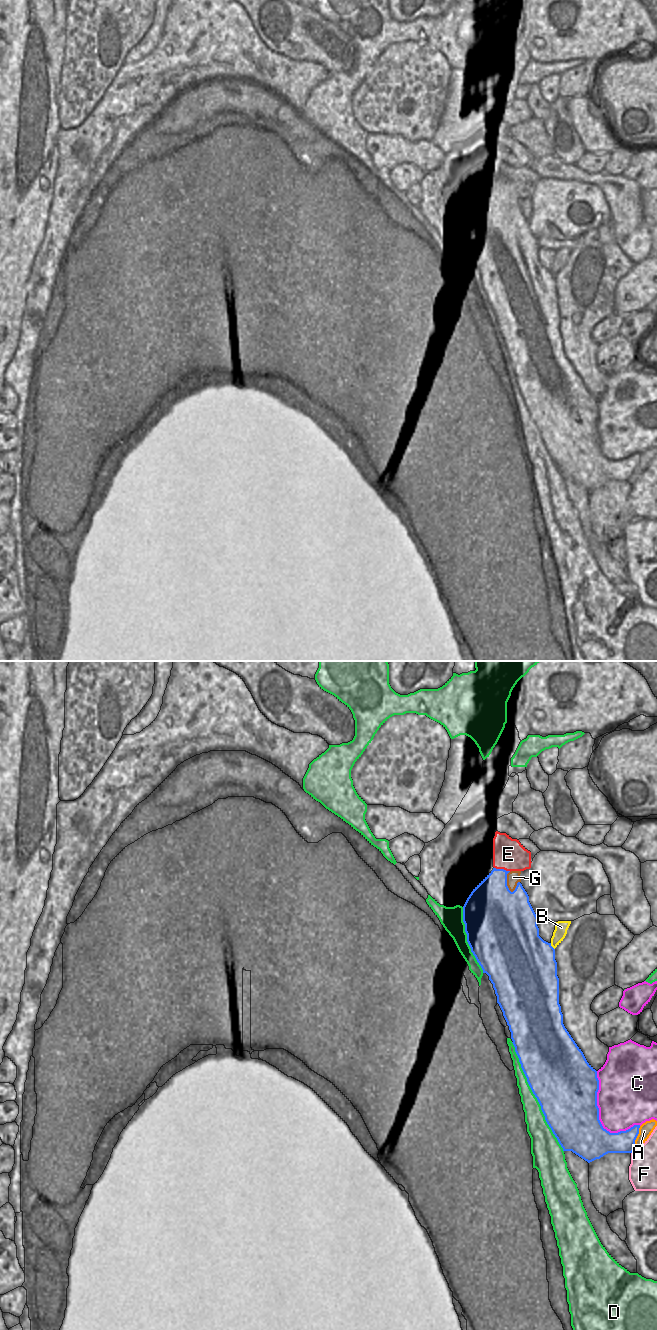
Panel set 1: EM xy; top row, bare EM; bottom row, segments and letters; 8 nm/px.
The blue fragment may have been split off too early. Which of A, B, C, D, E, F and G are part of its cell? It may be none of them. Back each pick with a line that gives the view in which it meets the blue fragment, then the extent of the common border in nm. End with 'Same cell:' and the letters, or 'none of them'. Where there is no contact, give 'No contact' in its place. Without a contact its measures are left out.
Same cell: none of them

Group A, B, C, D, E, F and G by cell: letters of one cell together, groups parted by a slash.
A / B / C / D / E G / F

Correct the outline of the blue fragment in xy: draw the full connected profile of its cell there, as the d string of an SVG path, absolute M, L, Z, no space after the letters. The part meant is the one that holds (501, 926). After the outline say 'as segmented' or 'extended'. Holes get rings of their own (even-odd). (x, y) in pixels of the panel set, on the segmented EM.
M493 868L473 889L463 906L463 922L471 952L483 973L489 976L493 984L497 1003L509 1026L512 1043L527 1082L563 1151L572 1151L588 1163L608 1153L632 1153L635 1150L635 1140L639 1134L640 1125L634 1125L618 1133L610 1133L603 1128L597 1106L599 1090L597 1071L587 1062L583 1052L563 1024L563 1014L559 1004L559 978L555 949L551 943L539 936L538 918L522 884L518 882L513 892L509 890L507 886L509 872Z; as segmented

